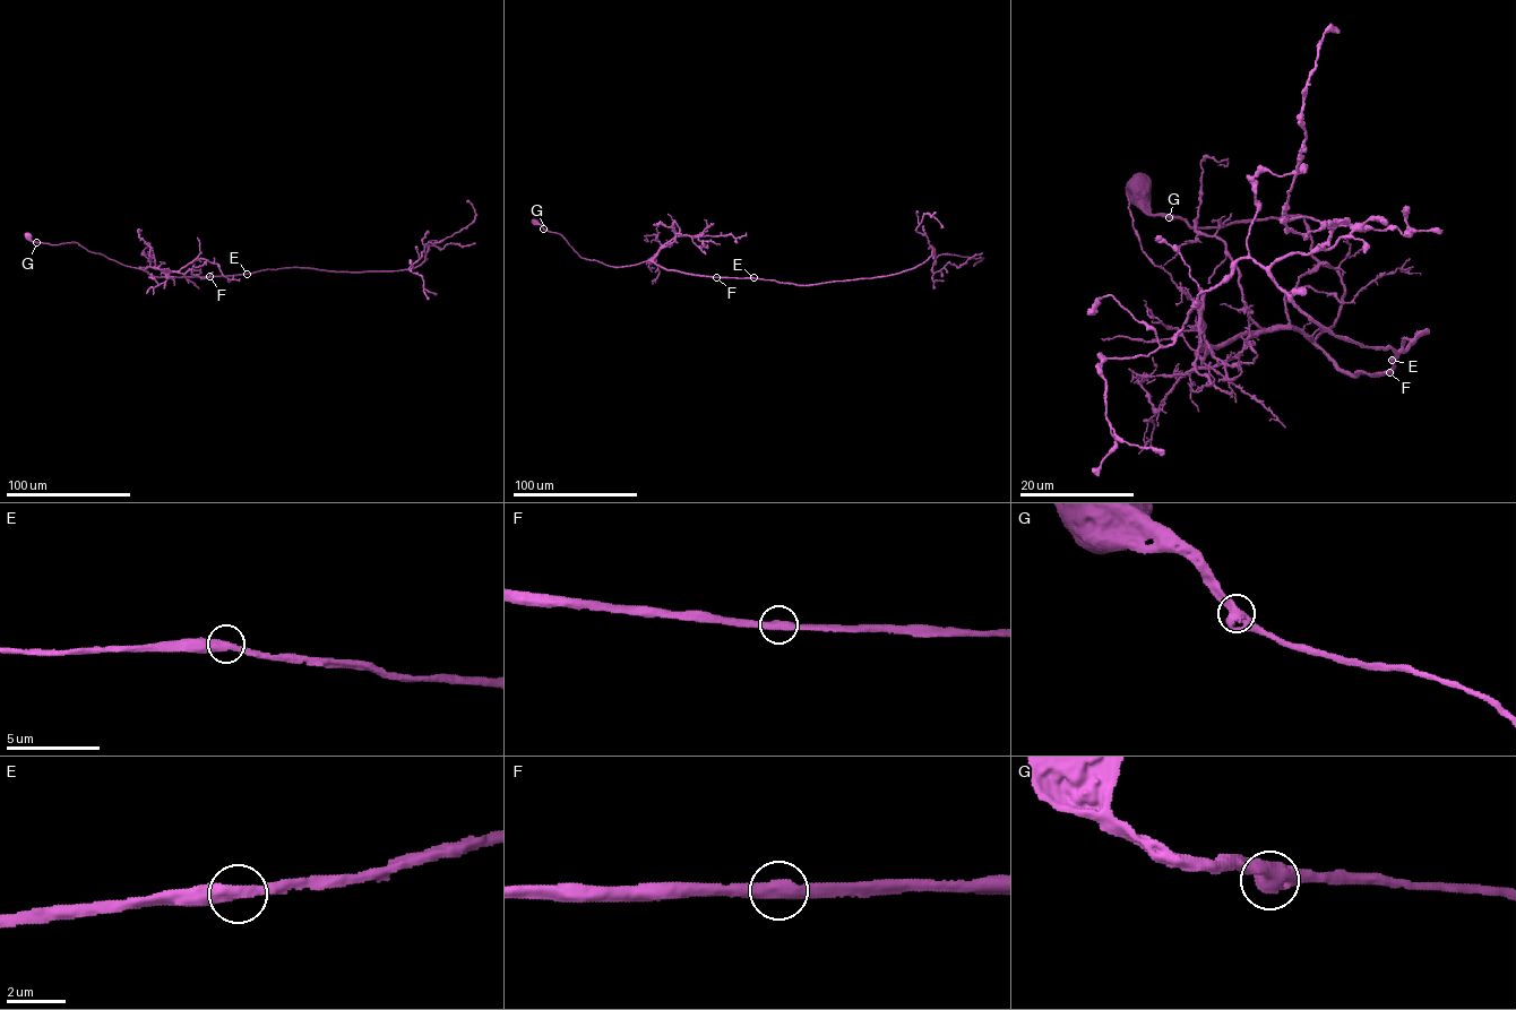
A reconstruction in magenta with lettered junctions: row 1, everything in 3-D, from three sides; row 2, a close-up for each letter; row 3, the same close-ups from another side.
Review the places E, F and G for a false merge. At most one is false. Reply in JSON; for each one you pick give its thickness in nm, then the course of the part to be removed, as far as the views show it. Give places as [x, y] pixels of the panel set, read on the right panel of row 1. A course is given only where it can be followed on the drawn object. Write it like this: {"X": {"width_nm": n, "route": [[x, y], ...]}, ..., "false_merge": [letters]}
{"false_merge": []}

